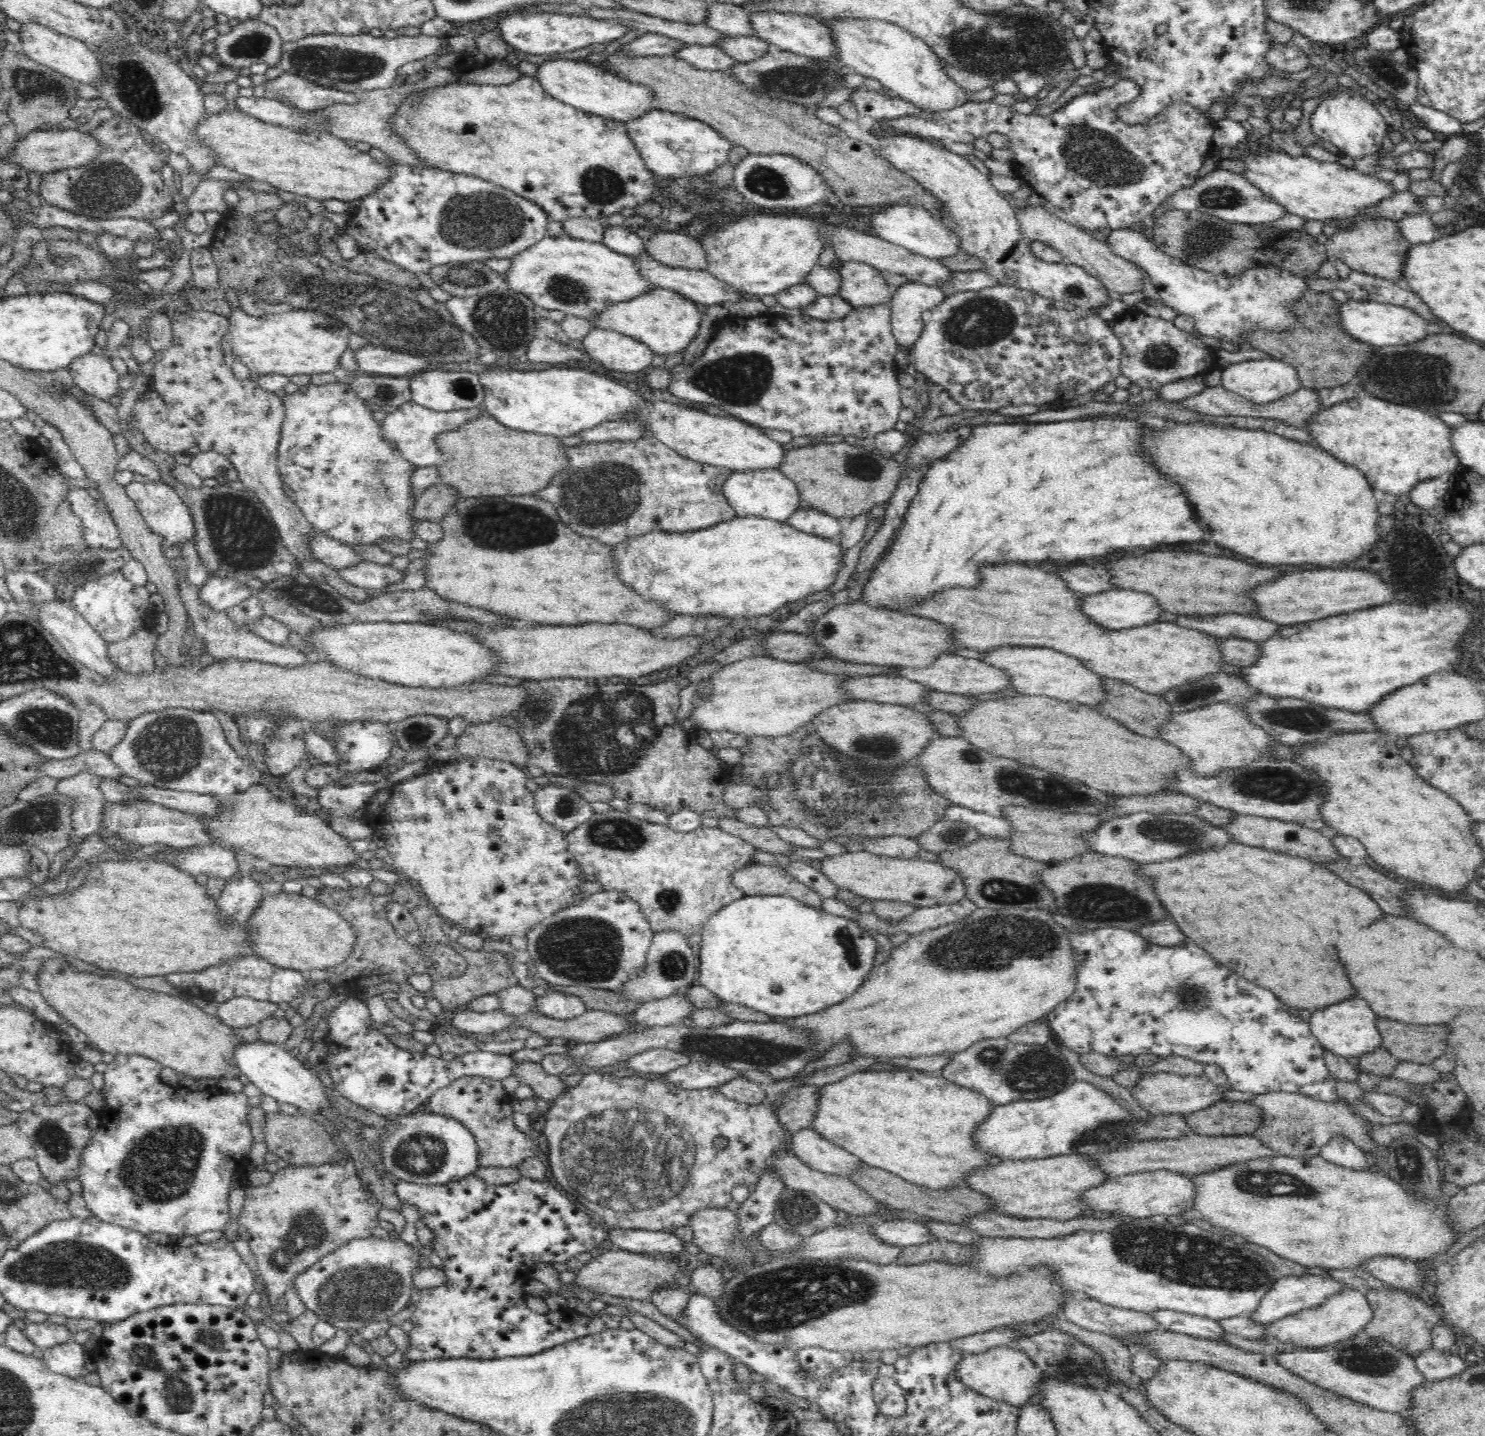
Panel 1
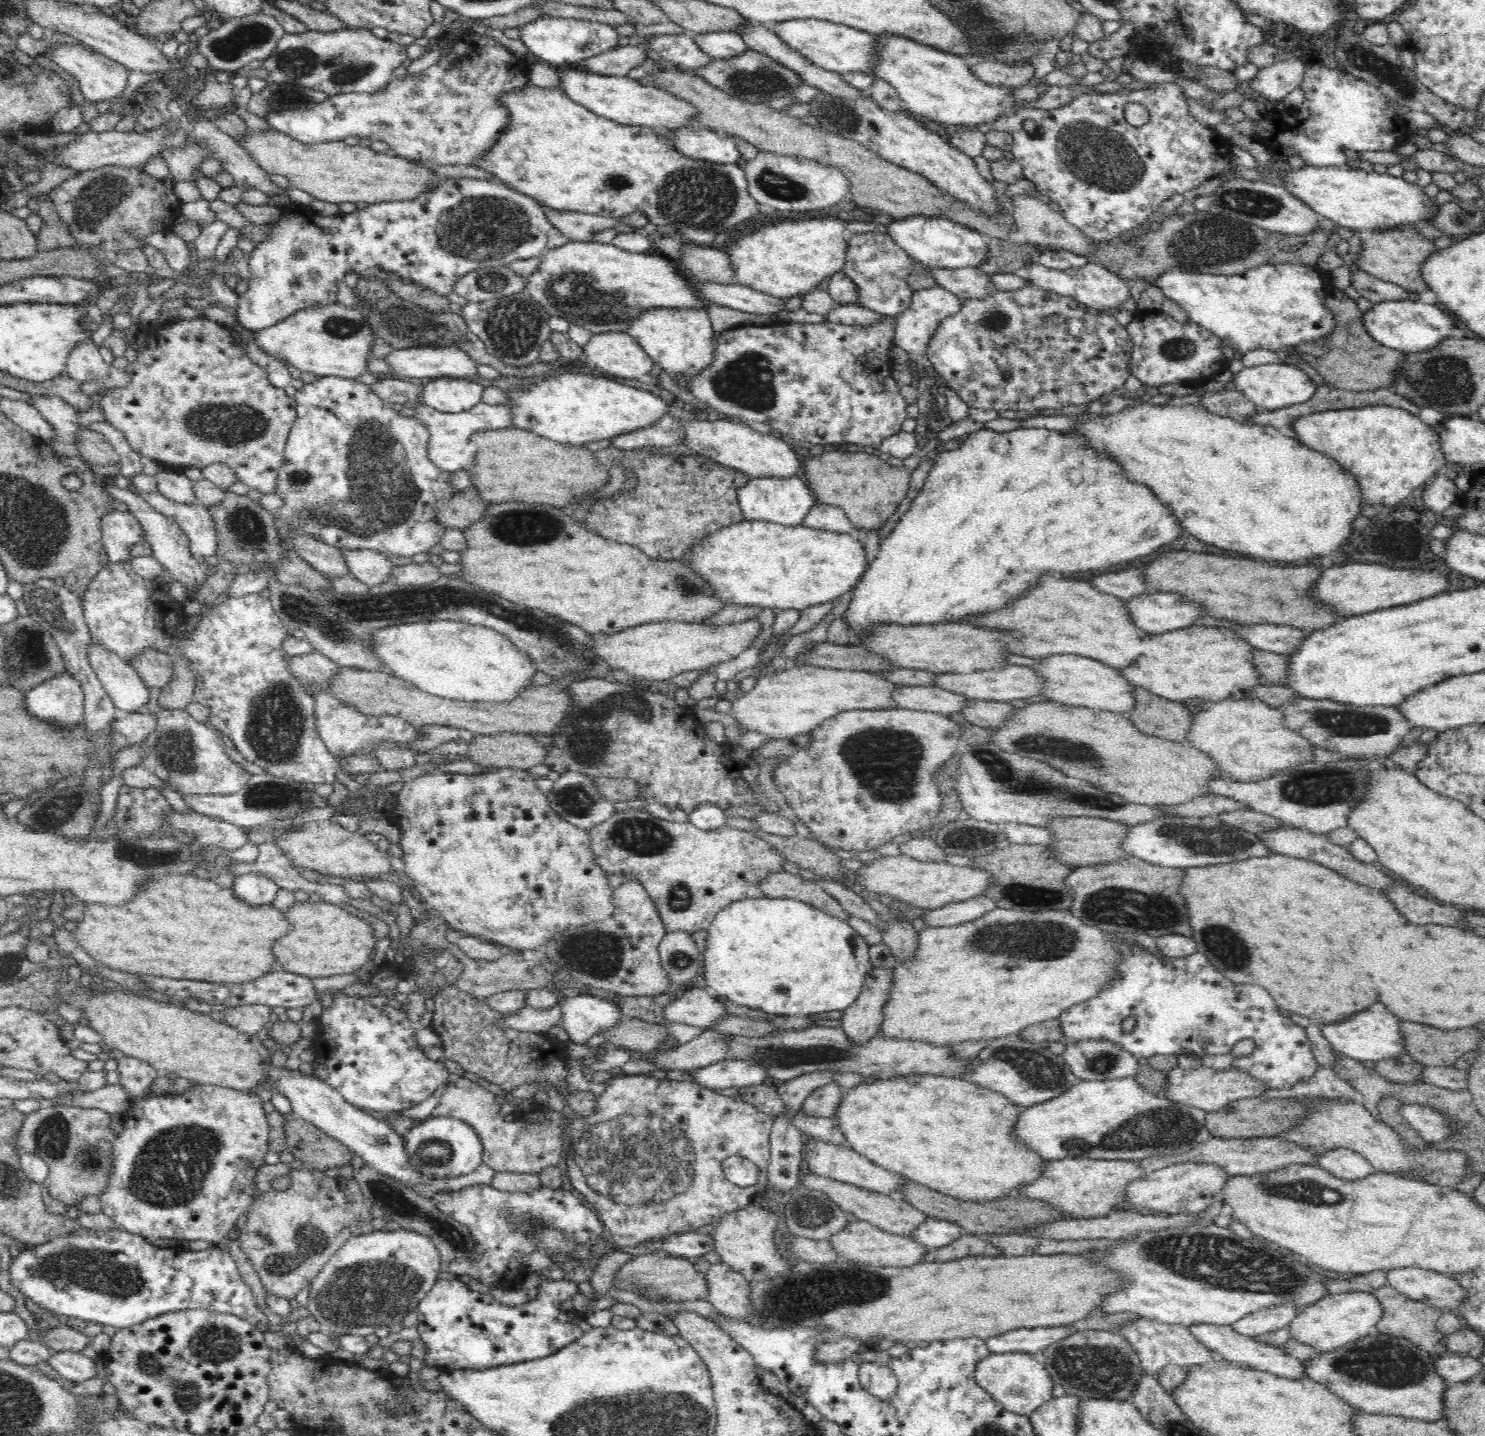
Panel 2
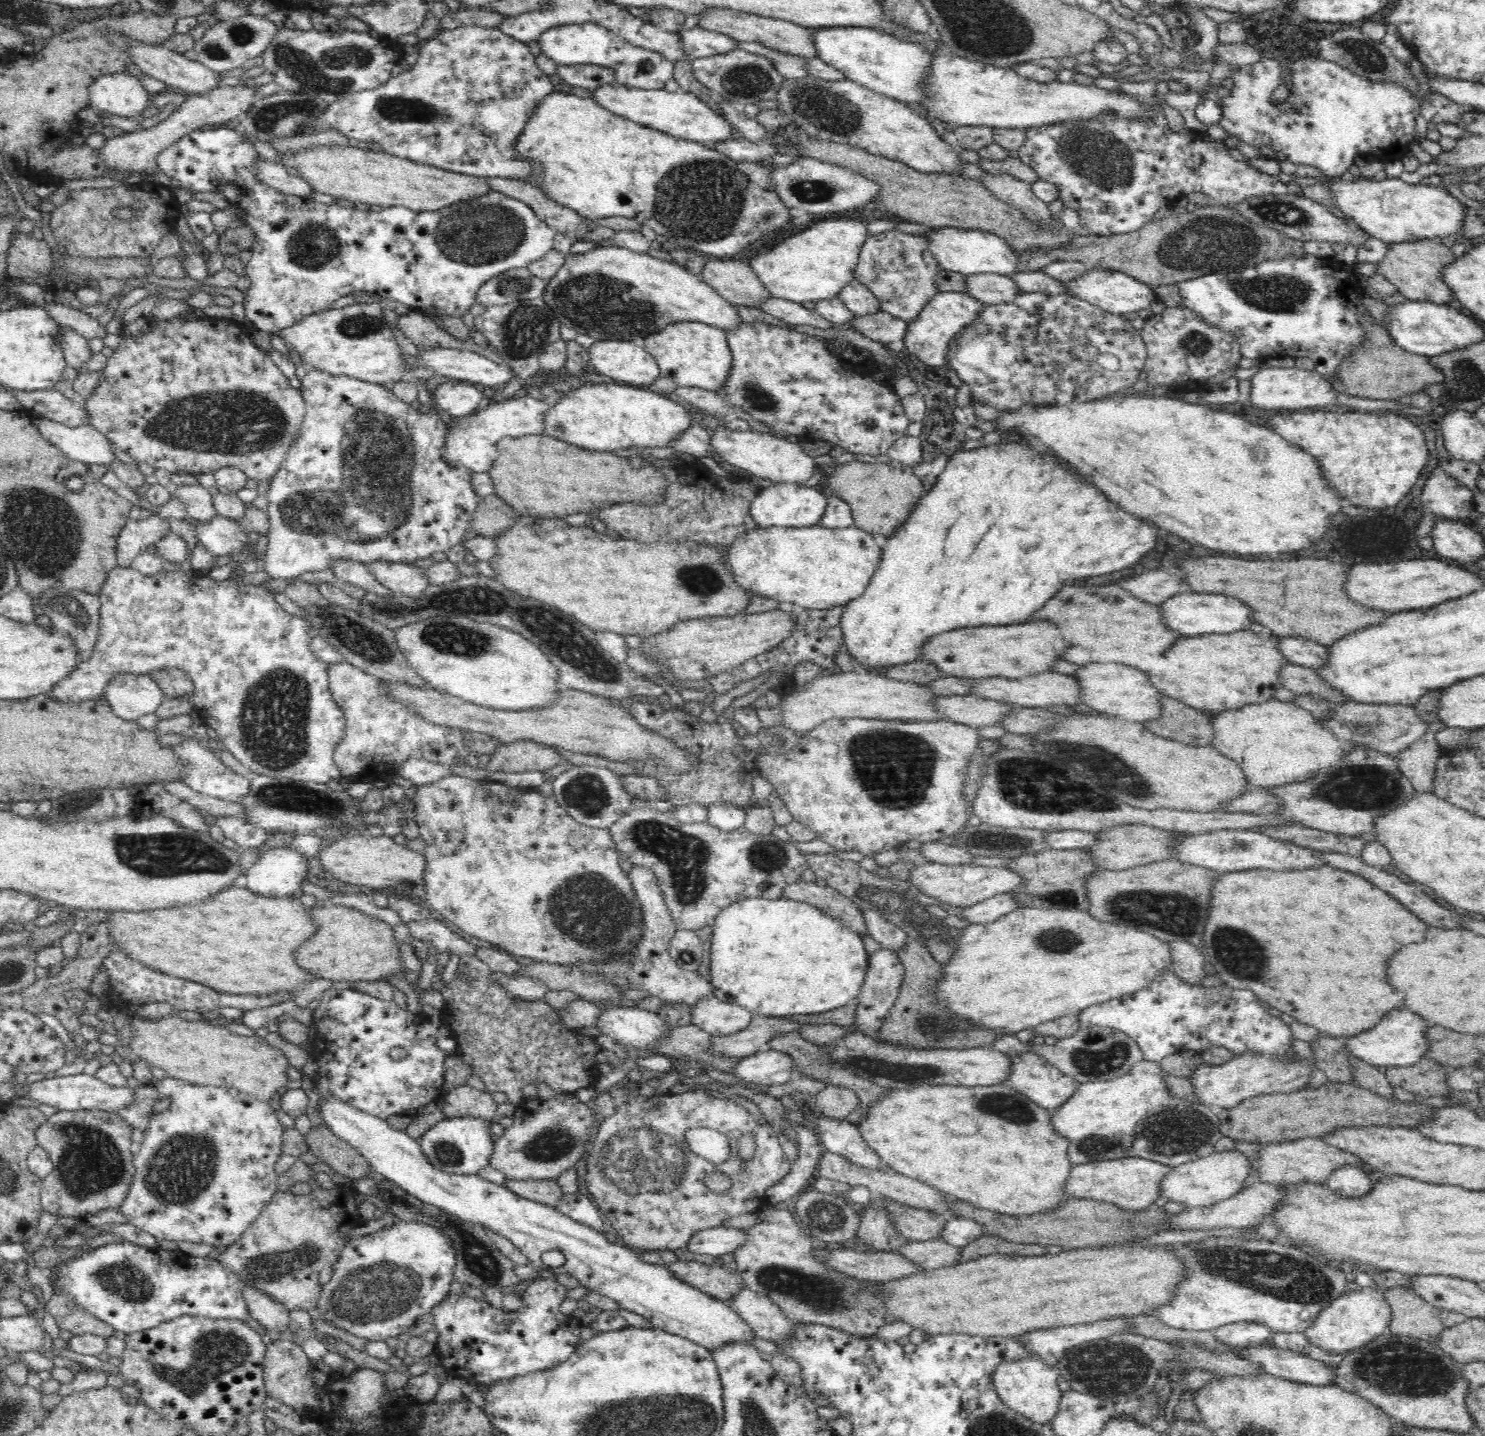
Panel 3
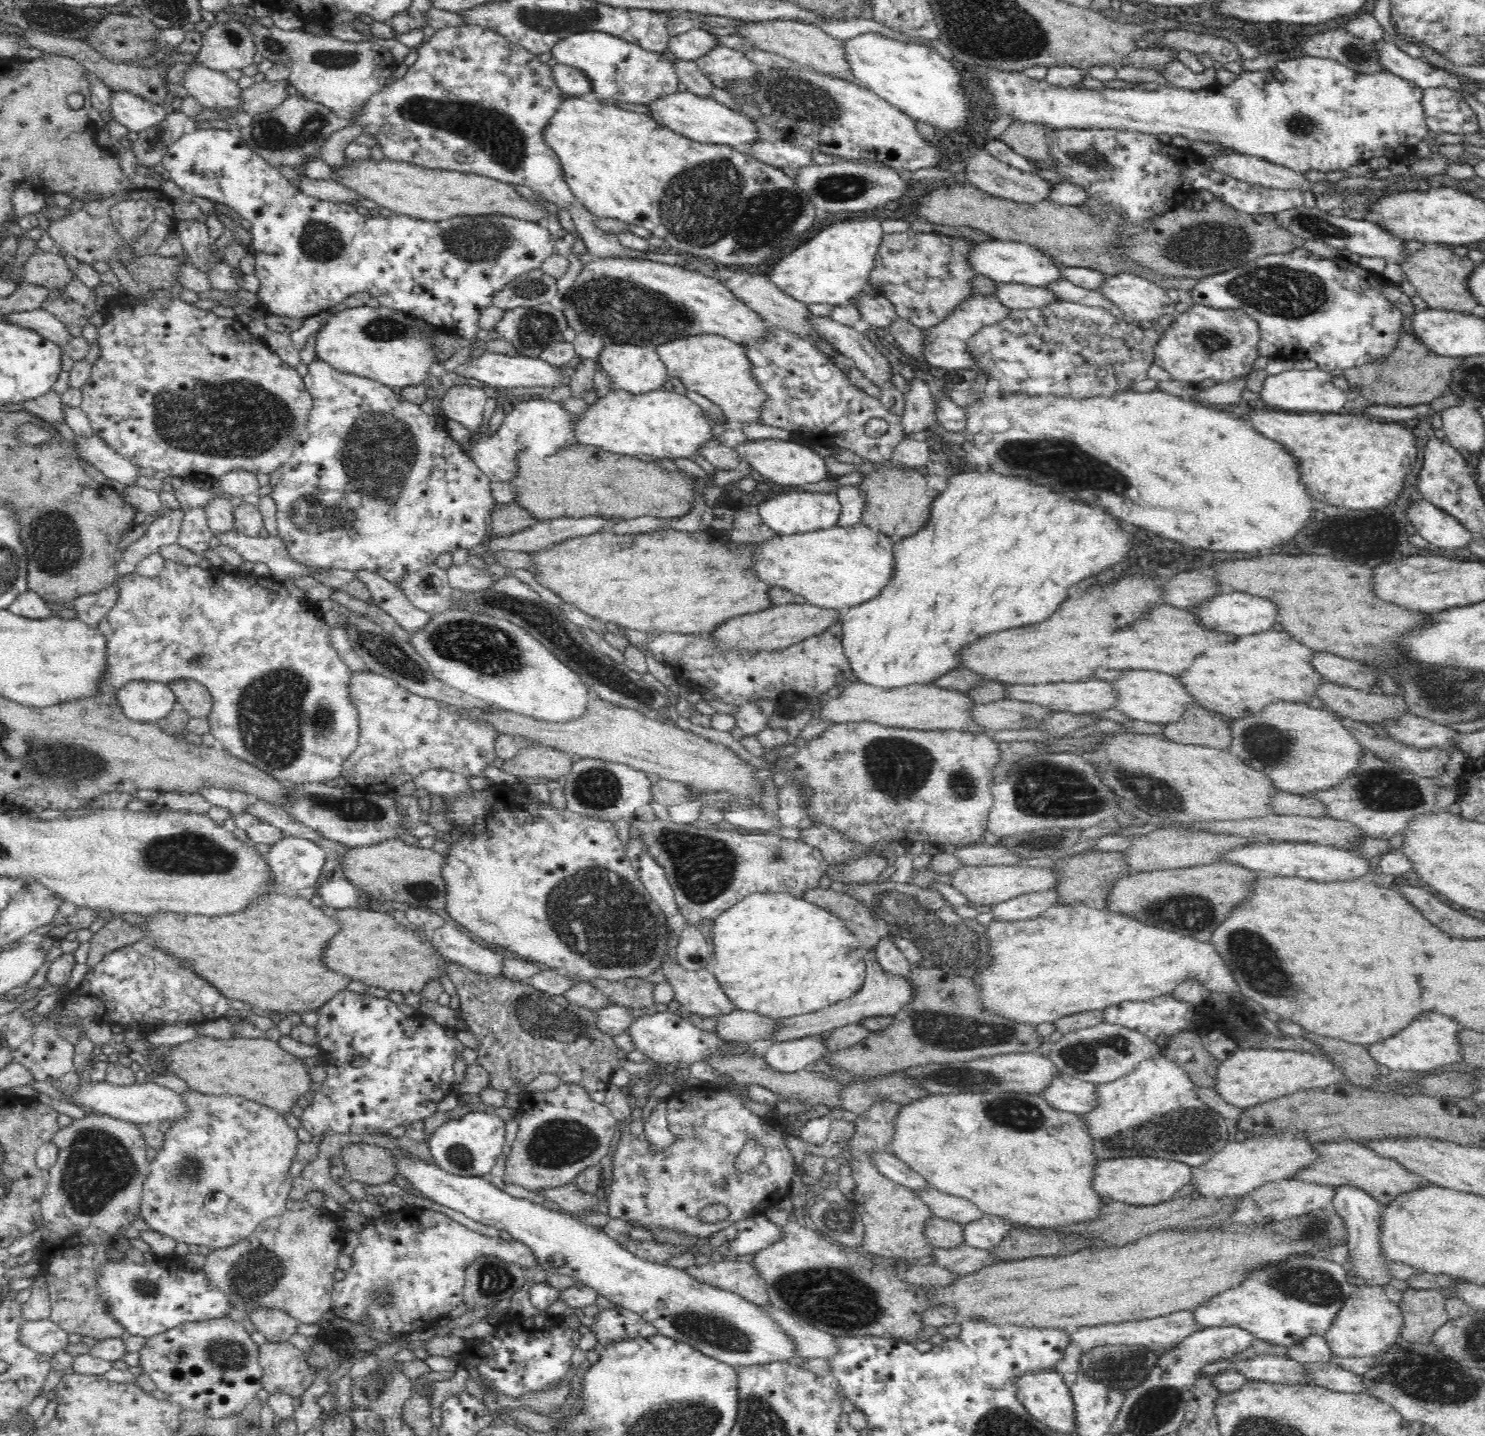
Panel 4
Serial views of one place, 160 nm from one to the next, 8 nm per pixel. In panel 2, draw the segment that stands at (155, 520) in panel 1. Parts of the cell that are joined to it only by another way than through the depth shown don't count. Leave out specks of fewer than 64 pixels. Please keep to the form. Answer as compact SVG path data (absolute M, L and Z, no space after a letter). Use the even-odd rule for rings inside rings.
M133 483L130 489L140 494L156 512L172 518L182 528L190 539L190 549L195 557L206 559L218 554L218 526L208 507L202 504L178 504L160 492L146 494L136 489Z

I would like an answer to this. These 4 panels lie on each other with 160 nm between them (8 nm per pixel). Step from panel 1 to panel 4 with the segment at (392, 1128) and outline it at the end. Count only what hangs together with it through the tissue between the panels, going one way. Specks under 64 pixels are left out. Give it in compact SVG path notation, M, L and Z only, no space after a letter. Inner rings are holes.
M474 1111L439 1126L427 1144L435 1164L444 1172L458 1176L488 1177L496 1166L506 1139L506 1121L493 1111Z

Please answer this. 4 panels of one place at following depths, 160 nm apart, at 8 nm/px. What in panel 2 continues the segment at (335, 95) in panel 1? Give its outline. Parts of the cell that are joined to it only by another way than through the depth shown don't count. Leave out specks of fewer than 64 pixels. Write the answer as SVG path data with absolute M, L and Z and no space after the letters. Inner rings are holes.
M269 82L264 90L253 93L245 105L249 112L264 120L272 112L312 107L328 97L327 94L310 88Z

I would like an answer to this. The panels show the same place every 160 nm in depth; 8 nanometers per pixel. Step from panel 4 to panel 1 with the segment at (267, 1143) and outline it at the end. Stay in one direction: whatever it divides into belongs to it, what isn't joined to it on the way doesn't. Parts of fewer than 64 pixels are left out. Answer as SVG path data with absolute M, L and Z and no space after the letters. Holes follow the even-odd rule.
M117 1054L114 1060L107 1064L103 1072L104 1086L101 1089L102 1095L106 1097L106 1108L97 1112L101 1118L101 1123L95 1129L94 1139L90 1145L82 1152L82 1164L80 1166L80 1184L82 1186L81 1195L90 1207L92 1213L100 1220L110 1224L130 1228L144 1235L154 1234L154 1232L164 1232L174 1236L200 1236L210 1230L220 1231L227 1226L230 1220L230 1192L232 1192L232 1182L245 1183L245 1166L249 1164L250 1152L254 1148L255 1137L250 1125L251 1099L244 1093L234 1094L220 1093L209 1094L206 1091L194 1091L191 1099L178 1099L178 1092L175 1092L177 1085L171 1087L161 1081L162 1066L159 1062L140 1056L138 1054Z

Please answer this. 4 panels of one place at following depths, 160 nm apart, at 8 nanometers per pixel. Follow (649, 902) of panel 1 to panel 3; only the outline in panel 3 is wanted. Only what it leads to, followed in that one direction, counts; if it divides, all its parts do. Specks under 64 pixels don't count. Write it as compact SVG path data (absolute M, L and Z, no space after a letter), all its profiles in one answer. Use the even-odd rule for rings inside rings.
M649 806L632 807L616 824L610 826L610 833L618 843L618 852L626 855L635 864L648 866L656 874L662 891L665 893L666 905L678 930L698 930L712 927L718 914L730 907L732 902L746 898L769 898L779 900L785 897L785 889L800 882L804 870L811 869L809 858L794 844L780 840L773 833L768 835L753 834L742 827L725 831L712 823L688 824L676 816L658 812Z

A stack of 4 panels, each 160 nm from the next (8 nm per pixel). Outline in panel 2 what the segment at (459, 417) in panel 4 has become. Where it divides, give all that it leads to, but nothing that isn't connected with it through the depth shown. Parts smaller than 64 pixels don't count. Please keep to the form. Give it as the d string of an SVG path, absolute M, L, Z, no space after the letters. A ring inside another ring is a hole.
M442 377L421 386L424 405L447 414L462 413L482 402L484 386L468 379Z

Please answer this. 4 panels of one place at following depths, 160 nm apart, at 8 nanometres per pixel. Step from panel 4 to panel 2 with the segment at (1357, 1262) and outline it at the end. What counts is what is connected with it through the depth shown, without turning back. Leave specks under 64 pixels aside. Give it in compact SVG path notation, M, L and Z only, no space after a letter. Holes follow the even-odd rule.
M1344 1148L1321 1154L1318 1165L1335 1178L1347 1182L1362 1180L1375 1173L1371 1164L1362 1155L1354 1151L1346 1151Z

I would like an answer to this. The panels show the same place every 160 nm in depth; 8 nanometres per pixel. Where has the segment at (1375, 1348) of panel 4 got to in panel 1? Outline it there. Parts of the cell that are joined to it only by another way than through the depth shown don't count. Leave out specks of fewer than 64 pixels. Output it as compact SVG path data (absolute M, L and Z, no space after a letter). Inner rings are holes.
M1346 1287L1323 1300L1318 1306L1301 1310L1293 1316L1286 1316L1264 1327L1269 1335L1296 1348L1324 1349L1357 1336L1358 1332L1364 1329L1373 1318L1374 1309L1366 1298L1365 1292Z

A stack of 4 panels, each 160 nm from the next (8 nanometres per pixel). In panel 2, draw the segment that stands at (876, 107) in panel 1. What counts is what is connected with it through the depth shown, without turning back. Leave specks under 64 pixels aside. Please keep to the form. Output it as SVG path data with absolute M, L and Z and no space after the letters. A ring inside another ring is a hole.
M750 21L750 24L744 24L740 28L738 34L743 36L744 43L748 50L754 50L763 54L764 56L769 56L774 62L777 62L780 66L784 66L788 70L791 70L803 84L806 86L812 86L812 88L820 88L824 93L830 93L838 97L848 97L848 99L857 99L862 95L866 95L864 91L859 90L850 86L841 75L837 72L830 72L825 68L814 64L810 61L804 53L800 53L795 50L792 46L789 46L784 40L780 39L780 36L774 34L770 27L766 27L764 23L758 23L756 21Z

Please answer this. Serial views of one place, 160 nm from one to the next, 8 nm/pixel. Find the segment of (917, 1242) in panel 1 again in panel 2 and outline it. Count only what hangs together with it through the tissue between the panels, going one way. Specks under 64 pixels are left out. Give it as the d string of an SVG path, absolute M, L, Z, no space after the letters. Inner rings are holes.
M929 1217L927 1222L924 1222L916 1232L912 1232L909 1236L918 1239L926 1246L942 1248L956 1242L964 1234L966 1232L958 1222Z

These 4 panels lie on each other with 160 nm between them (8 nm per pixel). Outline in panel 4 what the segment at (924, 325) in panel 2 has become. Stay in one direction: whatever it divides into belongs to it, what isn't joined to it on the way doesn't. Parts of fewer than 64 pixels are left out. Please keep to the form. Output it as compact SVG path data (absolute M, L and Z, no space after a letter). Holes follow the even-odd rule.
M974 294L970 296L956 312L952 312L949 318L934 328L923 329L924 343L926 343L925 360L923 363L930 365L937 372L956 372L961 368L978 369L978 359L974 357L968 342L976 332L980 332L986 326L994 326L1010 318L1012 309L1004 305L996 295Z

